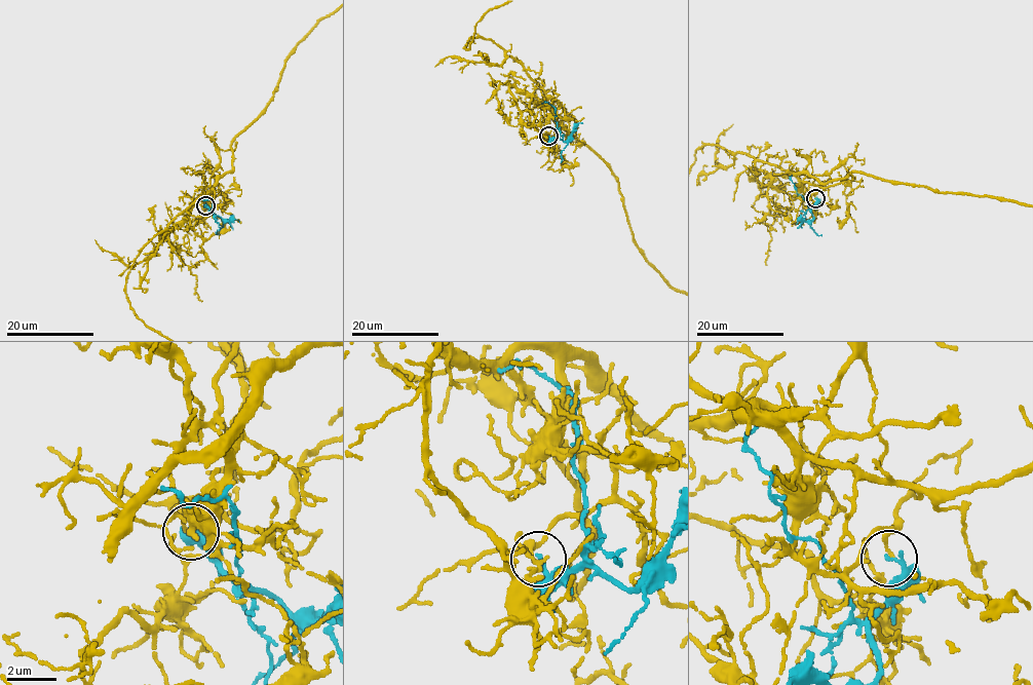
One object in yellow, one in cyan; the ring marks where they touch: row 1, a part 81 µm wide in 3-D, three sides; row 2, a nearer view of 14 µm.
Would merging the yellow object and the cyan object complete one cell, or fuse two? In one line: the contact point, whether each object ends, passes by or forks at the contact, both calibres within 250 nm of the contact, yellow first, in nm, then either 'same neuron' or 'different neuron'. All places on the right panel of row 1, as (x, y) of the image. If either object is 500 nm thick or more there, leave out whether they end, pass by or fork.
at (815, 198); yellow ends there; cyan ends there; 150 nm thick on the yellow side, 190 nm on the other; different neuron

